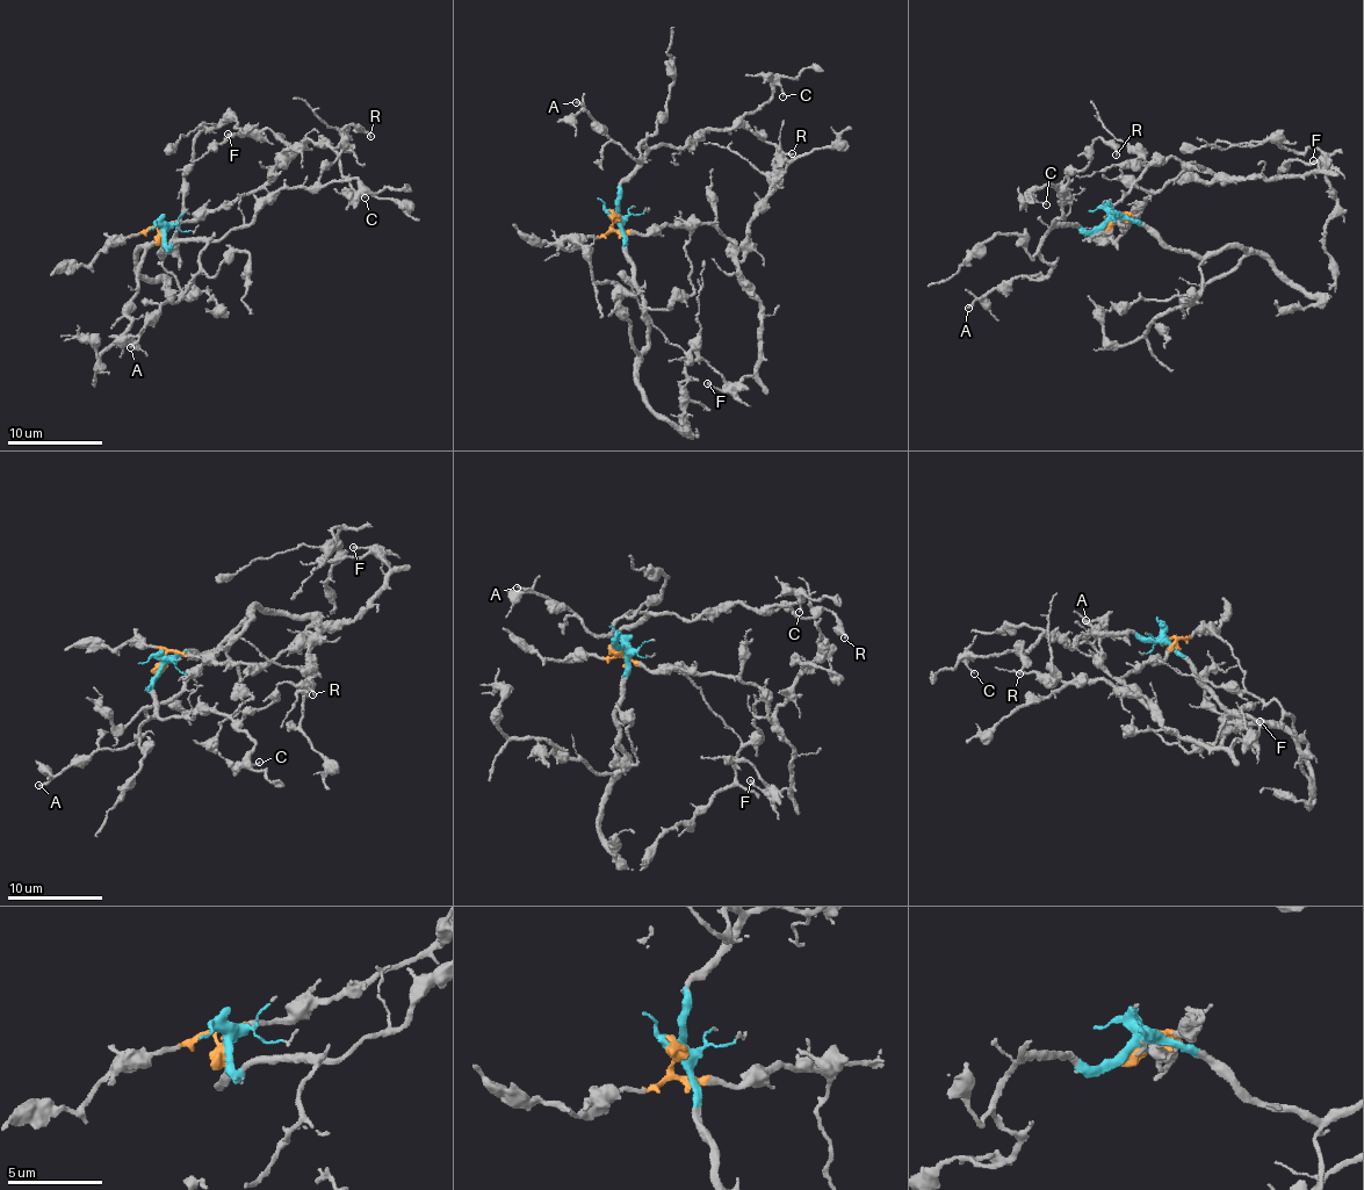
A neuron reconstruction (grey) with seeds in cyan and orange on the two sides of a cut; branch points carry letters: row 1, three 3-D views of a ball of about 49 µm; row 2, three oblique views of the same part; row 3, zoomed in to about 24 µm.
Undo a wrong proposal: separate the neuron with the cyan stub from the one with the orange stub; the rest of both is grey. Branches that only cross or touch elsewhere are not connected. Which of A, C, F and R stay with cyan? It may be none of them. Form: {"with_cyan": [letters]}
{"with_cyan": ["A", "C", "R"]}

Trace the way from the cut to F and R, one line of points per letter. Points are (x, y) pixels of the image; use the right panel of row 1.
F: (1109, 221), (1126, 214), (1140, 217), (1135, 209), (1173, 181), (1315, 175), (1323, 161), (1312, 159)
R: (1109, 221), (1081, 231), (1053, 225), (1063, 217), (1059, 187), (1090, 163), (1092, 142), (1117, 156)

